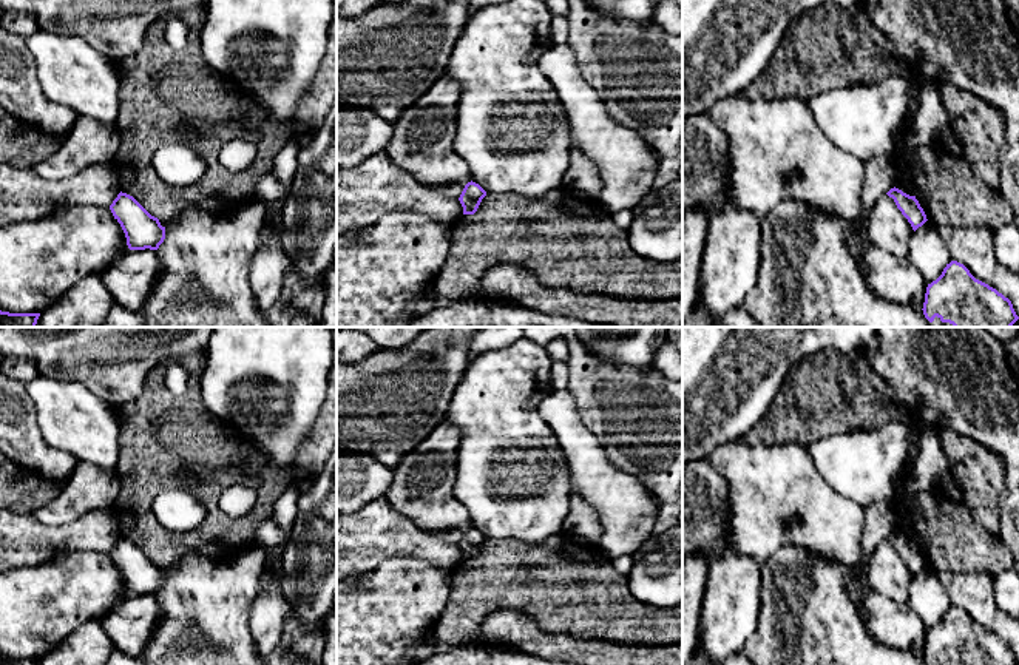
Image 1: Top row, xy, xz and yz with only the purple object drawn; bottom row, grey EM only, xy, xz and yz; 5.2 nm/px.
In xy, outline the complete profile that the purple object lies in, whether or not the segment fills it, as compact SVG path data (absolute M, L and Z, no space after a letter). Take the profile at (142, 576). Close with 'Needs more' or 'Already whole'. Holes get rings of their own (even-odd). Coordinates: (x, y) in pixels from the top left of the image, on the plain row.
M119 538L110 551L120 569L130 596L157 596L165 585L165 572L151 562L133 542Z. Already whole

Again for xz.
M468 528L459 543L463 560L474 560L482 548L482 545L486 542L486 537L476 528Z. Already whole

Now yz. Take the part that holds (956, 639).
M957 606L946 609L942 620L928 630L922 656L926 665L934 665L936 662L940 665L1019 665L1008 643L976 625Z. Already whole

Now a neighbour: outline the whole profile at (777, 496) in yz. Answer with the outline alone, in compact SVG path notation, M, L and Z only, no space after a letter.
M735 440L718 446L707 460L729 486L730 551L761 563L781 546L798 546L845 568L860 565L865 508L823 480L806 444L784 441L750 446Z

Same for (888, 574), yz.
M885 540L871 557L868 571L868 586L897 603L908 603L909 588L914 576L908 565L897 554L892 543Z

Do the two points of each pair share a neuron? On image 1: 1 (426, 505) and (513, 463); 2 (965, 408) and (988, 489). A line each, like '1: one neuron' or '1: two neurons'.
1: two neurons
2: two neurons

